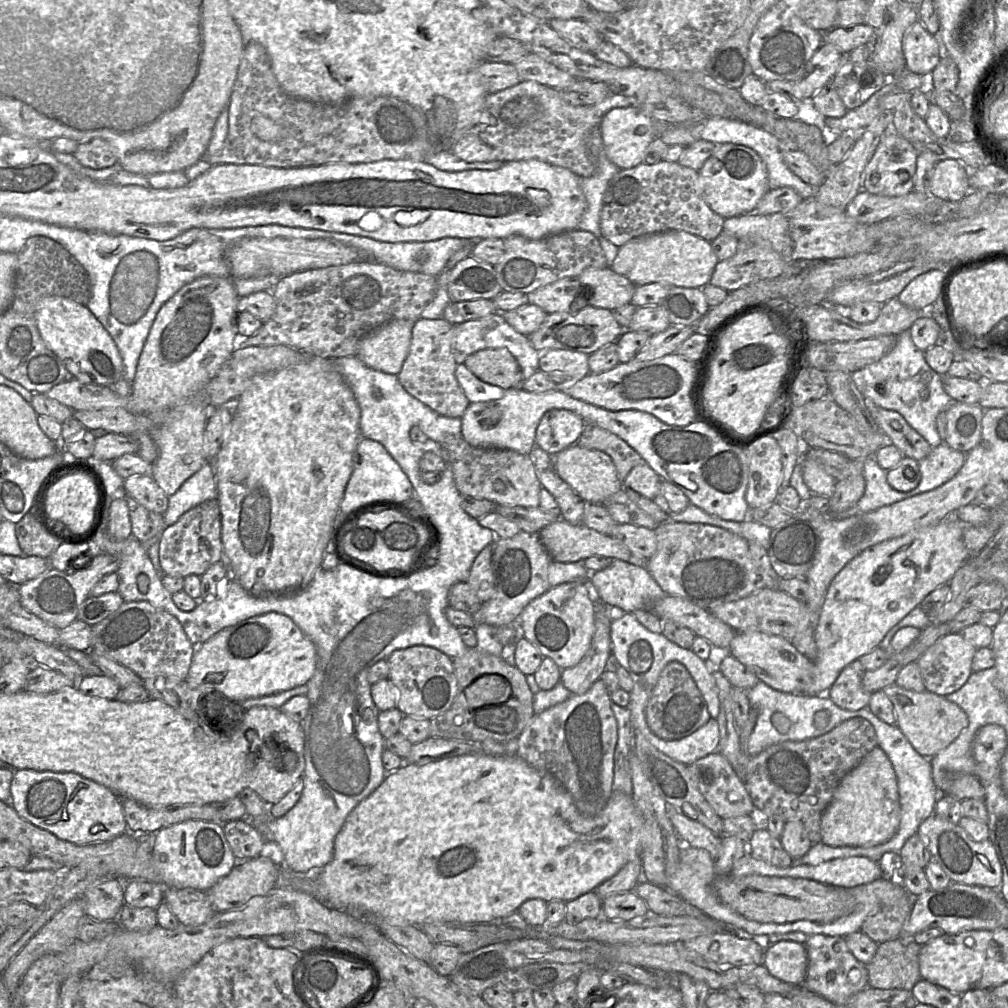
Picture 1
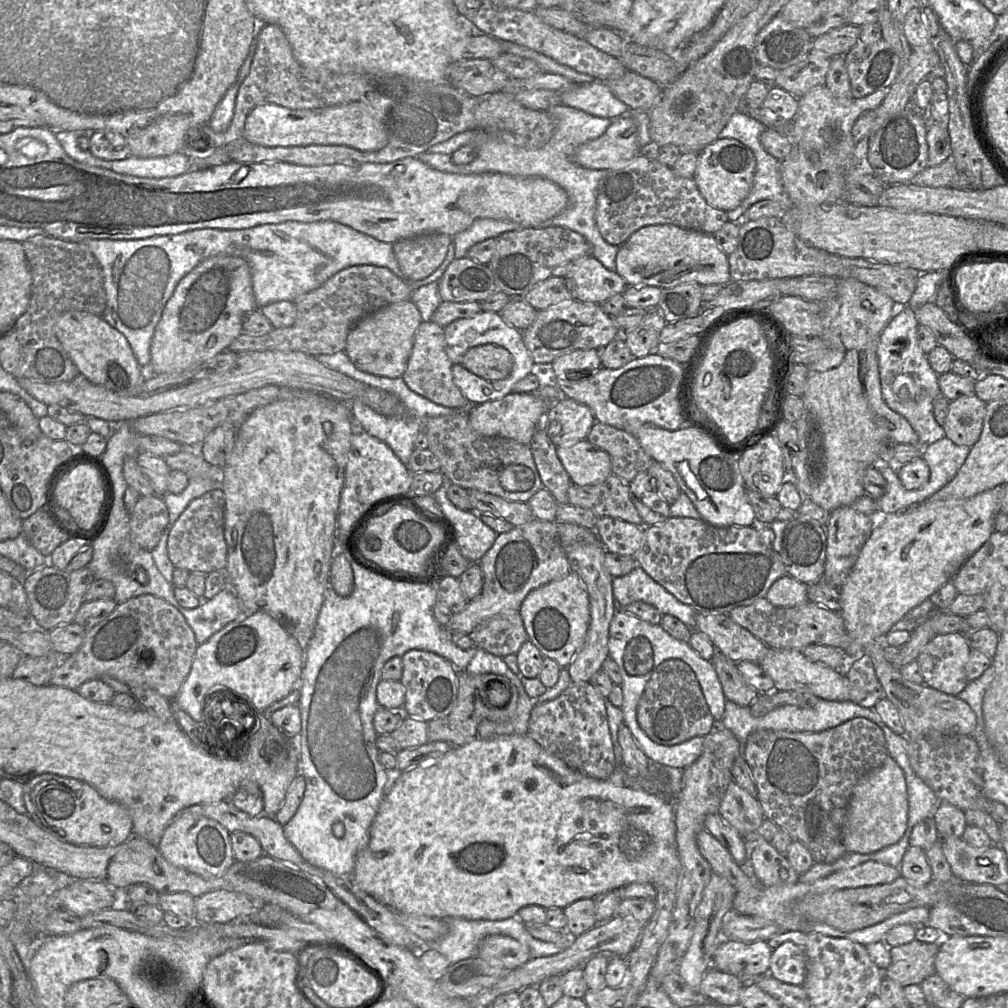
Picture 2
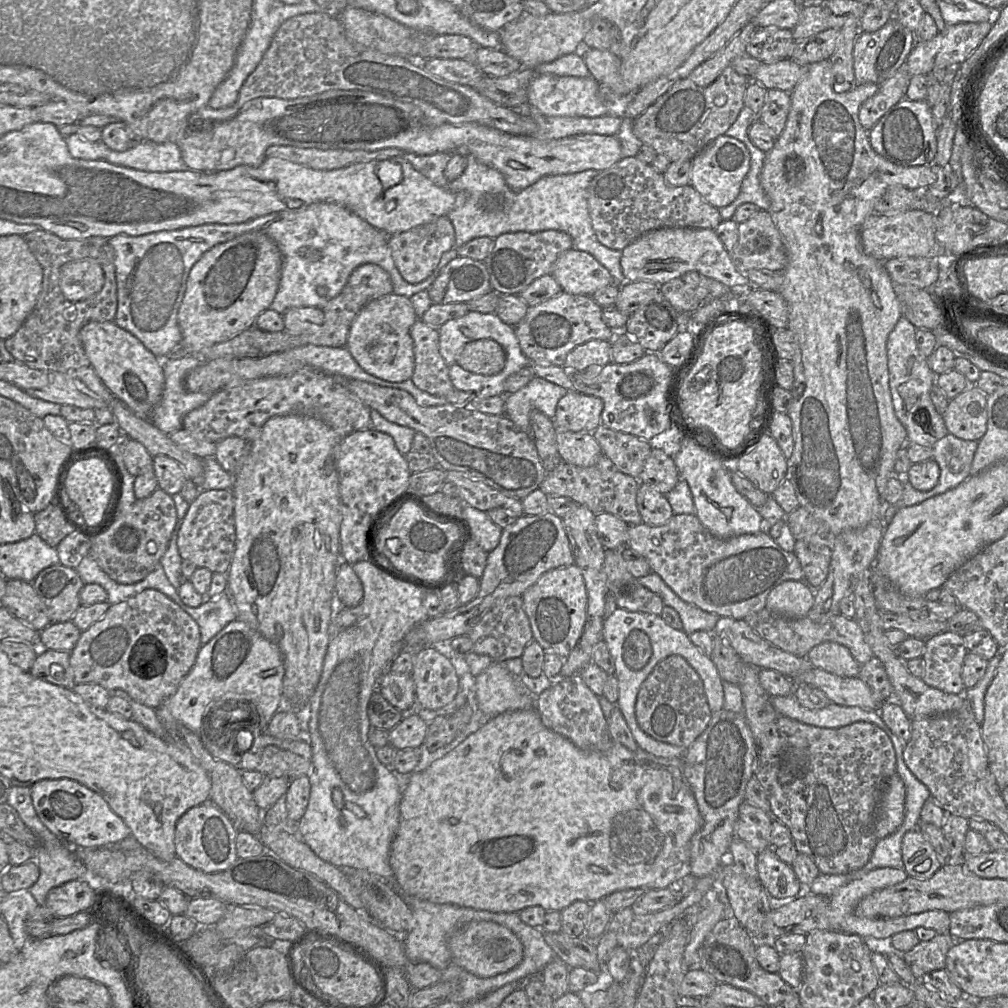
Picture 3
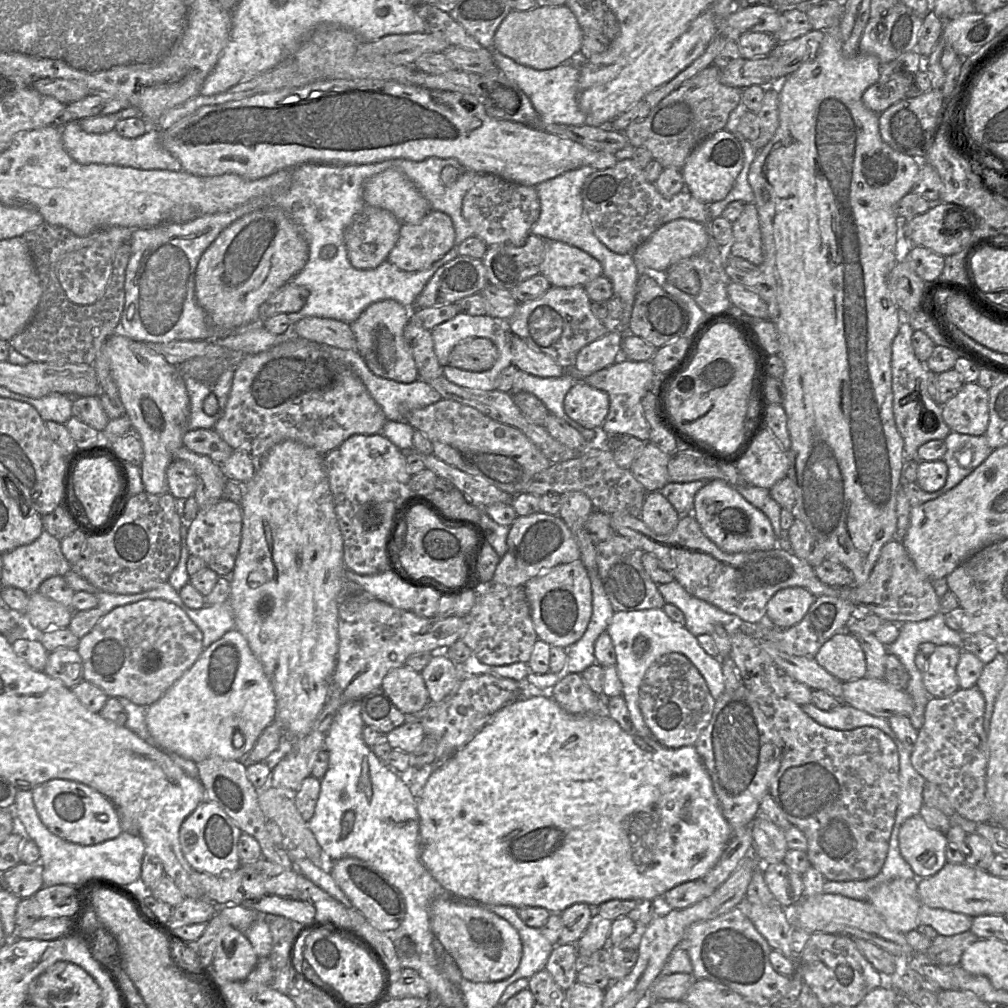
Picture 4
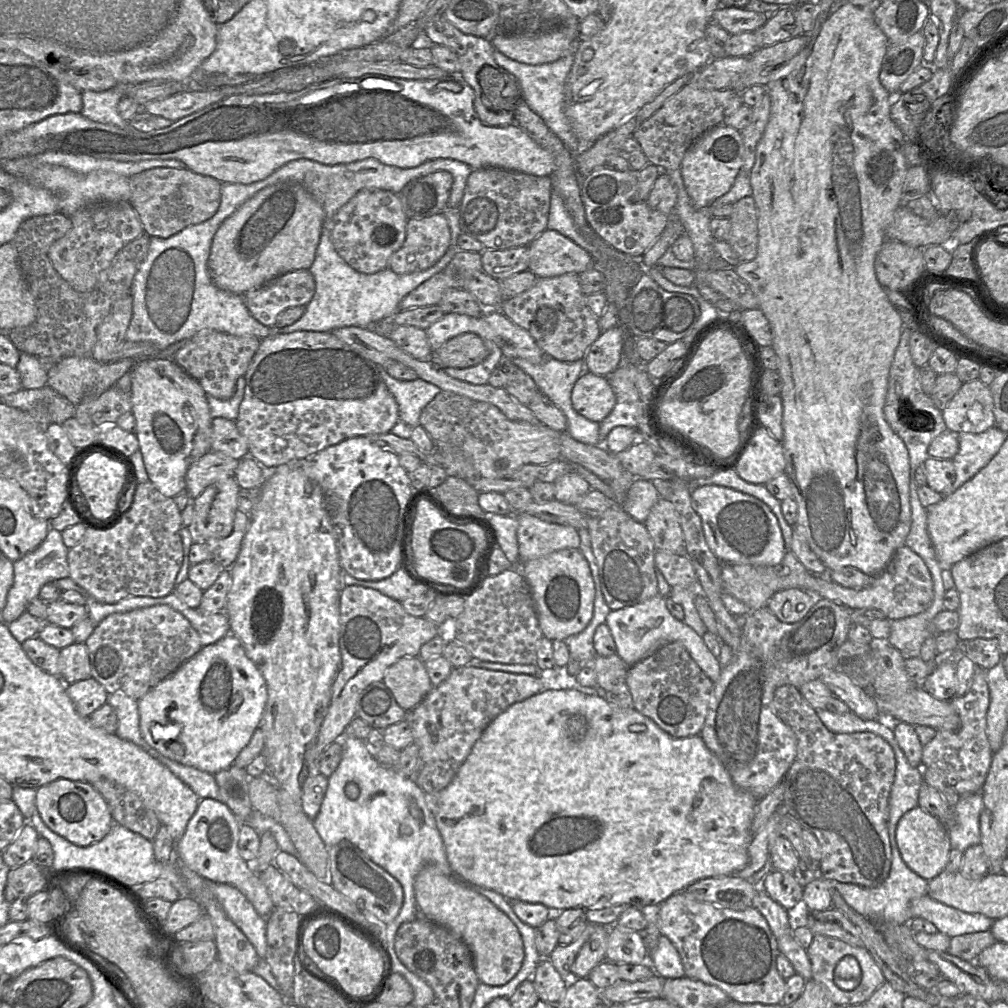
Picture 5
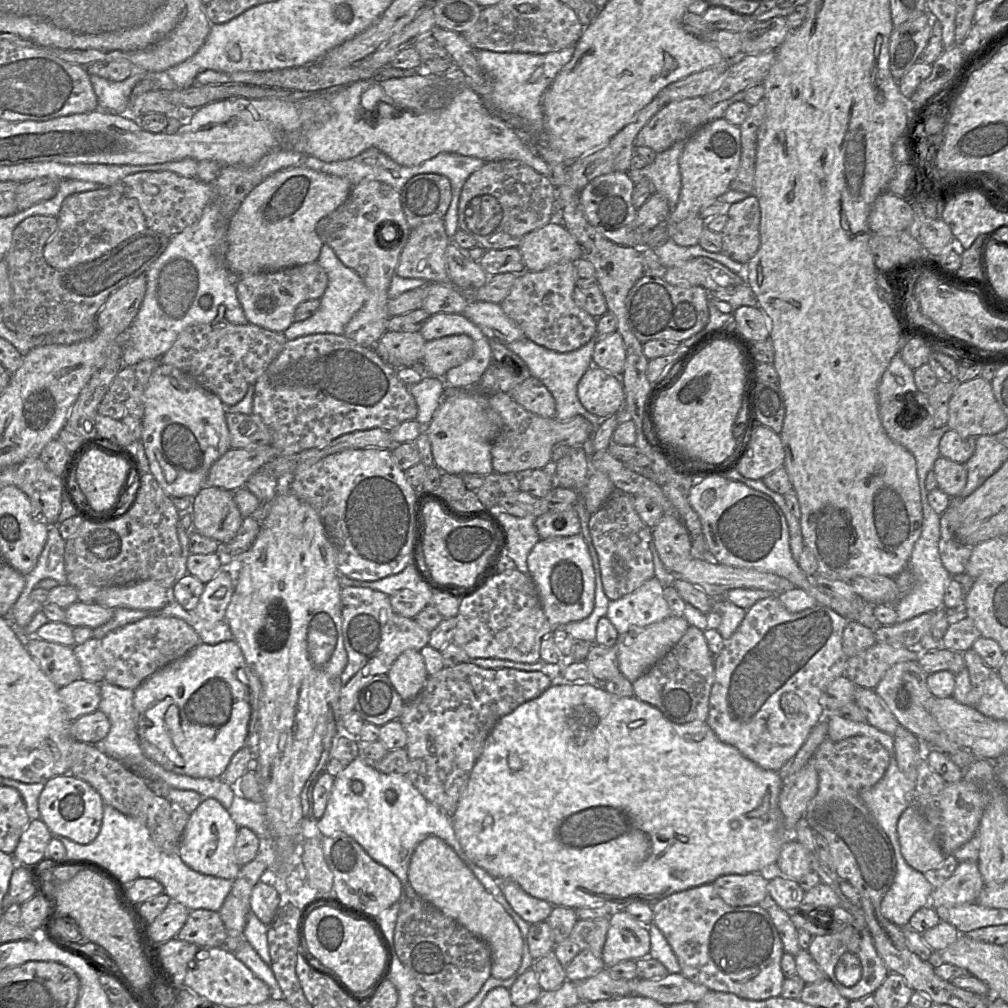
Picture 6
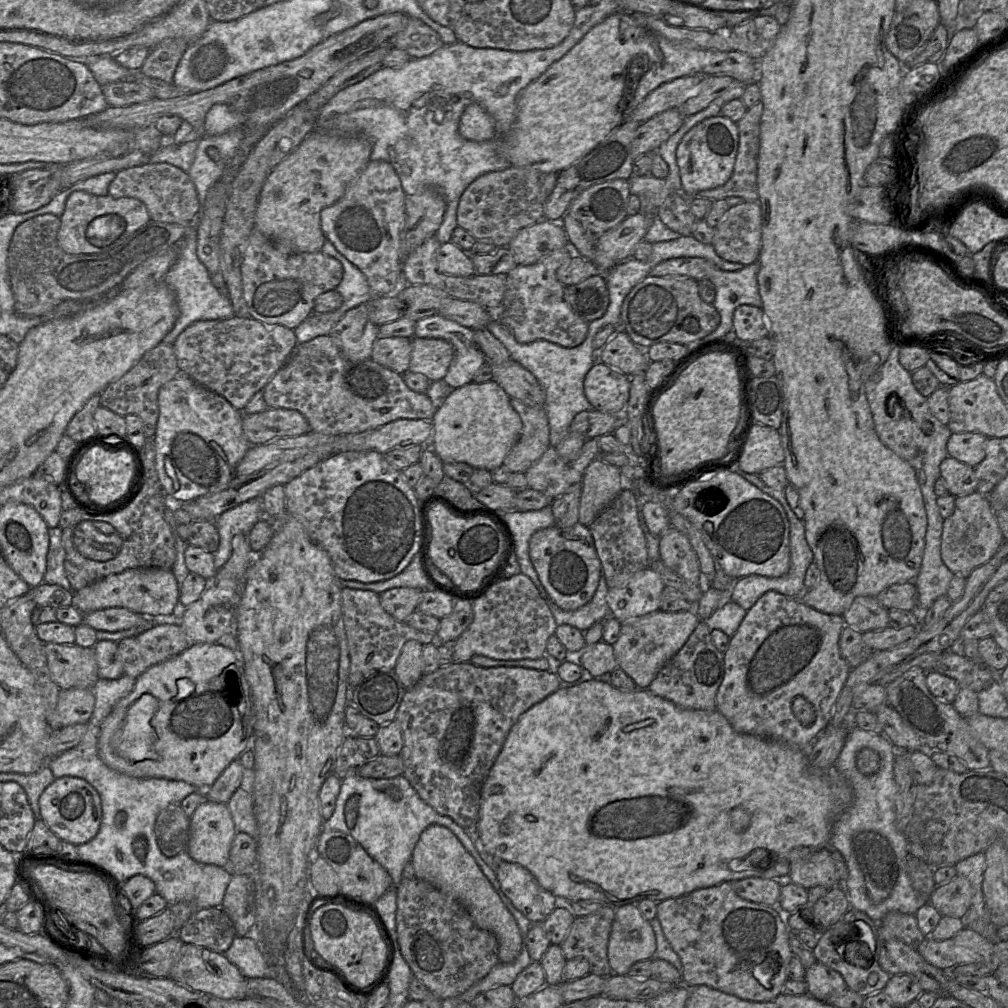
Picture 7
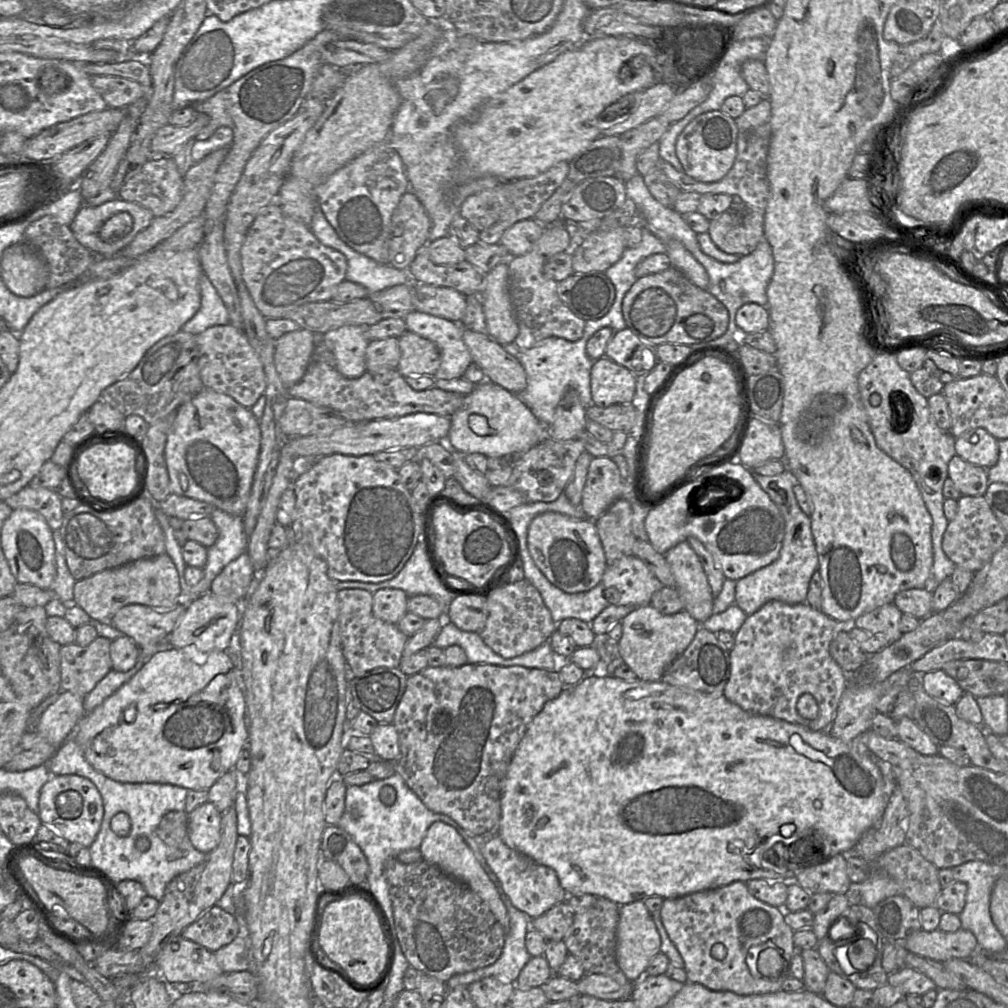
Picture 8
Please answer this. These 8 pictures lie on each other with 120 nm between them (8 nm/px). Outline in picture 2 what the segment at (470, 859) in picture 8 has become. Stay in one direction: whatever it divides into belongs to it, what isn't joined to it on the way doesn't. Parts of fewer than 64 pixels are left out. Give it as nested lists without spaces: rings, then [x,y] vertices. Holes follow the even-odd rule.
[[[489,935],[478,948],[478,957],[490,965],[514,969],[528,962],[532,957],[527,946],[505,935]]]

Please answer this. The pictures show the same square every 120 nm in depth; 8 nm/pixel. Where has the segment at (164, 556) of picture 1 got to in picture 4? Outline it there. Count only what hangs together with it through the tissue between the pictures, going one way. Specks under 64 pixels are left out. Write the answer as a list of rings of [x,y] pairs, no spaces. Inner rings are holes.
[[[222,498],[199,509],[196,517],[189,522],[187,546],[190,555],[201,558],[206,566],[219,576],[230,577],[238,550],[242,533],[242,509],[239,503]]]

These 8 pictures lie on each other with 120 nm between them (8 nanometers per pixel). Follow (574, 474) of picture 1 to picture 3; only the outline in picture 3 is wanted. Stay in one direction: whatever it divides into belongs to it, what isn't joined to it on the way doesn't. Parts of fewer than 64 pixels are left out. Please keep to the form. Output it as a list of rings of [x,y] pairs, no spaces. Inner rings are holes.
[[[556,429],[556,442],[562,461],[575,466],[592,466],[603,454],[592,433]]]

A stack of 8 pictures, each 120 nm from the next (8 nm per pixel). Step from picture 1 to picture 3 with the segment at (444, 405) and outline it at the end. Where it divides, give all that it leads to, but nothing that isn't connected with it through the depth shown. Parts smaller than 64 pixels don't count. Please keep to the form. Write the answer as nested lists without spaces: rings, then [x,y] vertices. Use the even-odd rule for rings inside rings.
[[[418,319],[410,329],[414,345],[412,382],[431,395],[446,396],[454,387],[449,377],[449,366],[439,350],[439,332]]]

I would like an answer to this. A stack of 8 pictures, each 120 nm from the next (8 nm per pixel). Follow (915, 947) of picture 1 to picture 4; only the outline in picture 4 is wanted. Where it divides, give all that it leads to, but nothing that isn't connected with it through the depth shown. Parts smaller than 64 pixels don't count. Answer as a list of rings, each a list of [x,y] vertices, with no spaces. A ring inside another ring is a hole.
[[[967,931],[952,936],[939,935],[933,939],[923,958],[912,958],[913,966],[932,964],[940,967],[954,966],[960,963],[964,951],[979,938]]]

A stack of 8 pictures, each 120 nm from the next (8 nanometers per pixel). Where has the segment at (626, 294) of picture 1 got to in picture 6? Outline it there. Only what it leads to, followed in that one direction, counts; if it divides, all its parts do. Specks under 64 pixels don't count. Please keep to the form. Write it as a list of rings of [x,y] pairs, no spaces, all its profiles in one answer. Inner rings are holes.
[[[553,212],[553,220],[526,234],[518,249],[525,271],[539,272],[564,262],[575,262],[583,257],[580,245],[561,224],[561,213]]]

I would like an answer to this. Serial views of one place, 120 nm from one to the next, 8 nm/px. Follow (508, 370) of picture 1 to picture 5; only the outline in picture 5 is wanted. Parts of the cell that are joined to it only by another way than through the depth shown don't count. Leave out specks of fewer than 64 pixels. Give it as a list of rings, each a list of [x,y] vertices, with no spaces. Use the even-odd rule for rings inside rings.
[[[462,333],[433,351],[432,359],[443,369],[465,369],[474,367],[490,355],[485,341],[475,333]]]

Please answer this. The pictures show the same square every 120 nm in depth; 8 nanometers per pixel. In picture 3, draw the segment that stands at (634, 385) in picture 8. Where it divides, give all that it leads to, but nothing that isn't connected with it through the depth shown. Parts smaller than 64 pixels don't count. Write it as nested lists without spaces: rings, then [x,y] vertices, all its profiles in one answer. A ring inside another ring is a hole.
[[[568,391],[556,407],[554,423],[559,431],[593,433],[601,423],[603,400],[592,395]]]

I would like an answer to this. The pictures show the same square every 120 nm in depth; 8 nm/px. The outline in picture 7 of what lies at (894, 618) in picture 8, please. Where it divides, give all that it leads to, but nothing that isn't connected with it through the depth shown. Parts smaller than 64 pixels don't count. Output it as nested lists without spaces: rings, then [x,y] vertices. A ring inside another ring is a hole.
[[[858,596],[843,613],[845,624],[863,633],[889,626],[889,612],[875,597]]]

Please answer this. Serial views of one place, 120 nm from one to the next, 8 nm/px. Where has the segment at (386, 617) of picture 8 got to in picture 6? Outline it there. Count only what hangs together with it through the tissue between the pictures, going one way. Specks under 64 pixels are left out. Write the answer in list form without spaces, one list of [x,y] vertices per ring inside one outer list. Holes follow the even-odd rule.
[[[418,581],[389,596],[392,609],[405,618],[414,618],[430,602],[433,593]]]

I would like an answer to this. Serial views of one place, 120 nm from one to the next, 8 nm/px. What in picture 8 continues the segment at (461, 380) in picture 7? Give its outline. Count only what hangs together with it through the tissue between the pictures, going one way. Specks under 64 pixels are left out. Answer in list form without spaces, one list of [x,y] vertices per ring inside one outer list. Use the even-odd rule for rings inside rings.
[[[413,311],[404,319],[407,331],[434,342],[441,355],[440,366],[434,380],[462,378],[473,362],[463,341],[464,327],[444,318]]]

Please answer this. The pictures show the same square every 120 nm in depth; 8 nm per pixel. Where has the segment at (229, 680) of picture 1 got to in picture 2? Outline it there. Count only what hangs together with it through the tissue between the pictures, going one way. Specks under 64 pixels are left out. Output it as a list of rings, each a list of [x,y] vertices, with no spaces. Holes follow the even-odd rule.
[[[264,611],[245,614],[240,619],[227,624],[206,642],[197,646],[191,670],[183,682],[175,699],[170,700],[186,711],[196,722],[211,724],[211,716],[218,717],[216,702],[211,703],[214,694],[222,694],[221,703],[237,699],[245,701],[253,711],[263,713],[272,703],[287,696],[294,688],[299,689],[303,668],[303,649],[298,641],[275,618]]]

